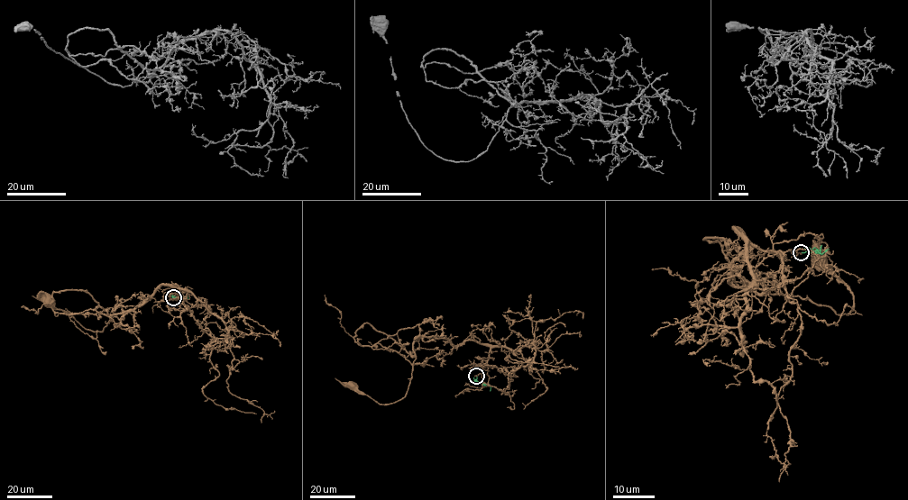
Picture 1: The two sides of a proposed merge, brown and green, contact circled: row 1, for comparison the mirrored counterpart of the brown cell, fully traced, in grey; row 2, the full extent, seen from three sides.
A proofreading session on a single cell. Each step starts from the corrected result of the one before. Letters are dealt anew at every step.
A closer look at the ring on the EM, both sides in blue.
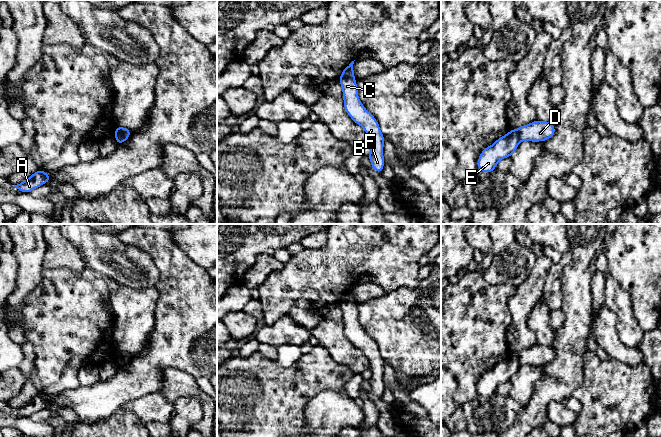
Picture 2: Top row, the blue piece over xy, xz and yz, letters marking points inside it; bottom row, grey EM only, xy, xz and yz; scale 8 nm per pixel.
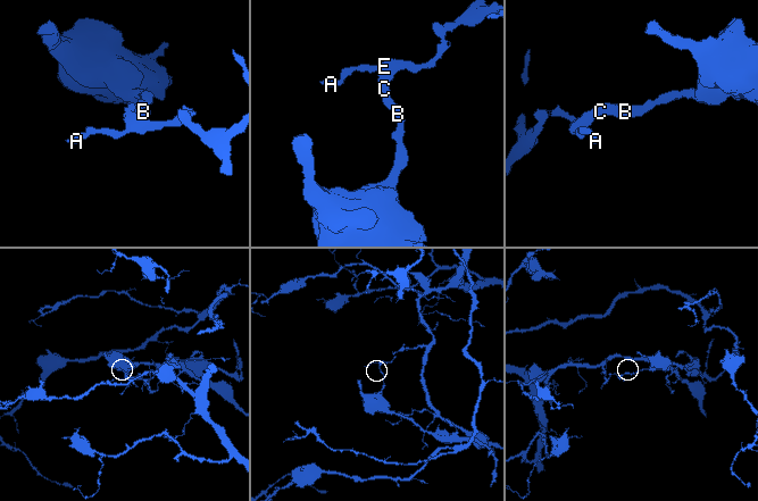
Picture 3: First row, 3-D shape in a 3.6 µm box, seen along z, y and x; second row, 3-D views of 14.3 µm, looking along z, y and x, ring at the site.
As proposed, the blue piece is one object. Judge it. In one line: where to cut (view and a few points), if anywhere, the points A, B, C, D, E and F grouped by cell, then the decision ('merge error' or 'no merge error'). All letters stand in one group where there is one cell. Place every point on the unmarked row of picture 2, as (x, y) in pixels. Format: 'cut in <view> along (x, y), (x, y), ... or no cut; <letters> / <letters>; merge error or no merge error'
cut in xz along (341, 300), (353, 301); A E / B C D F; merge error

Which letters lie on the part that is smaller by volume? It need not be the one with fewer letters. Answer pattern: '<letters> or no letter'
B, C, D, F

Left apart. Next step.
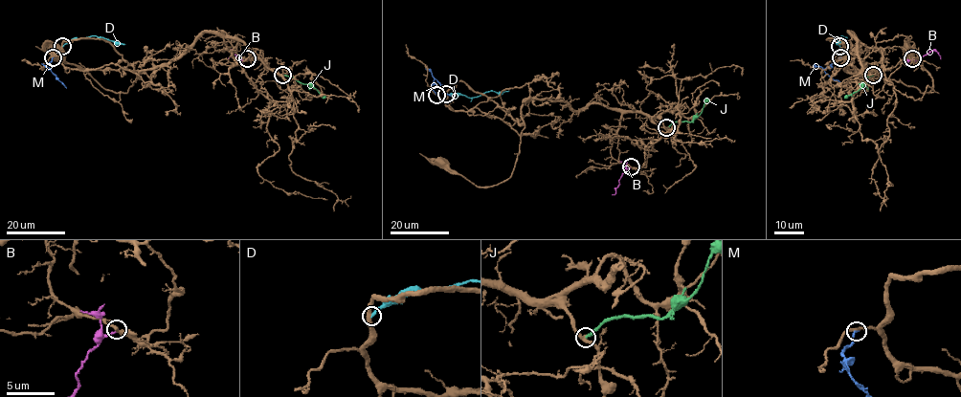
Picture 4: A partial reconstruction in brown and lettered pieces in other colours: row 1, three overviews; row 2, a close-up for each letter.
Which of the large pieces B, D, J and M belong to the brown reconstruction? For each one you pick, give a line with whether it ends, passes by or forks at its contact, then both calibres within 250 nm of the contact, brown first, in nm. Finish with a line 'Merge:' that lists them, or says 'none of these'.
Merge: none of these

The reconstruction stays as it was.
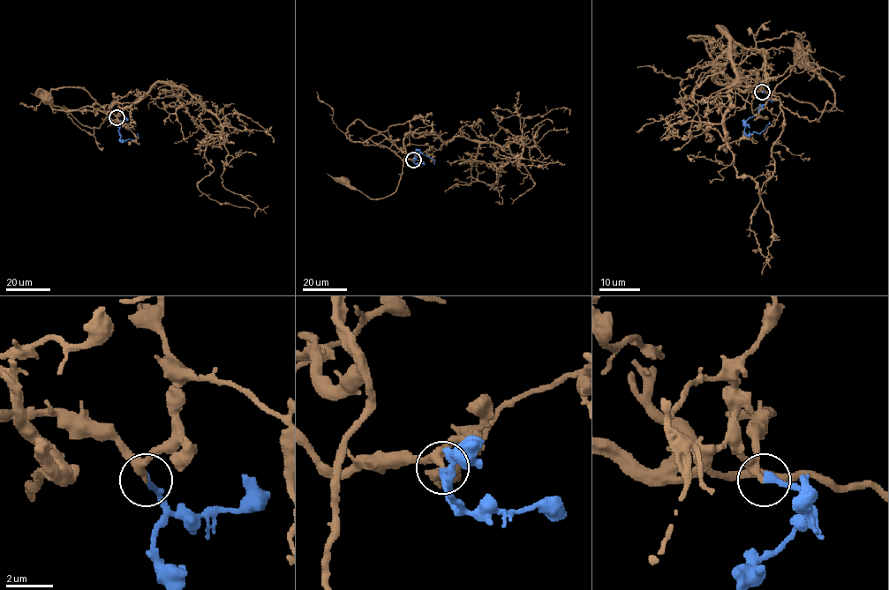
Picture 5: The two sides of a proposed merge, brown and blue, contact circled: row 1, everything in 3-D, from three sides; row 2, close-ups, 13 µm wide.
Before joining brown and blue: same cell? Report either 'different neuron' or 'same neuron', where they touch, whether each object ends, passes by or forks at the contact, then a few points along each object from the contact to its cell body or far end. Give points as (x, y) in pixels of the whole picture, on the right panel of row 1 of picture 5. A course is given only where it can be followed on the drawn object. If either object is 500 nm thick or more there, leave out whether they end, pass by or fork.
same neuron; place (762, 92); brown passes by; blue ends; course brown (763, 92), (763, 80), (743, 73), (749, 91), (789, 95), (828, 111), (834, 91), (802, 57); course blue (763, 92), (770, 97), (757, 113), (745, 123), (744, 135), (759, 133), (770, 123)

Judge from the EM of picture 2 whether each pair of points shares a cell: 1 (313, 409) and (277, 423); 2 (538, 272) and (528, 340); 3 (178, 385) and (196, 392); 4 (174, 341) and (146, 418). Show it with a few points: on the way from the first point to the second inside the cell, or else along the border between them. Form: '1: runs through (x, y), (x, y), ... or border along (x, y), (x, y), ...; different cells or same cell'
1: border along (318, 393), (306, 405), (305, 426); different cells
2: runs through (531, 289), (521, 304), (521, 323); same cell
3: runs through (182, 385), (192, 389); same cell
4: border along (159, 391), (147, 393), (133, 400); different cells

